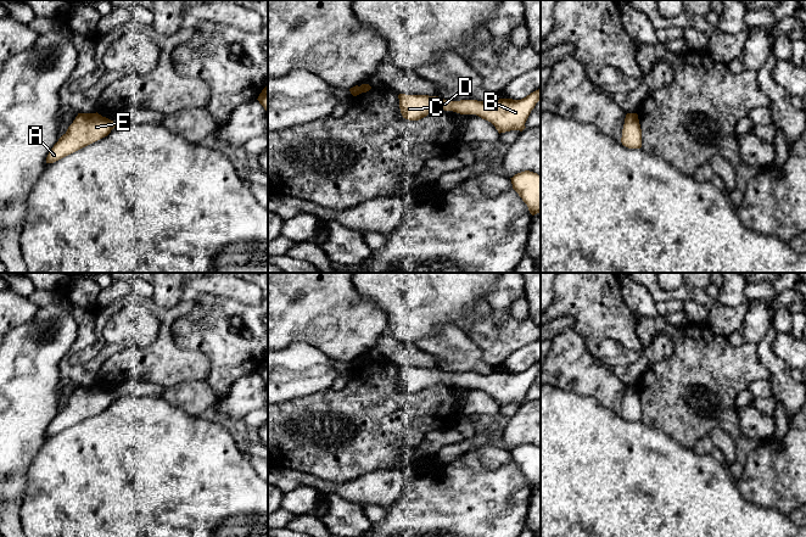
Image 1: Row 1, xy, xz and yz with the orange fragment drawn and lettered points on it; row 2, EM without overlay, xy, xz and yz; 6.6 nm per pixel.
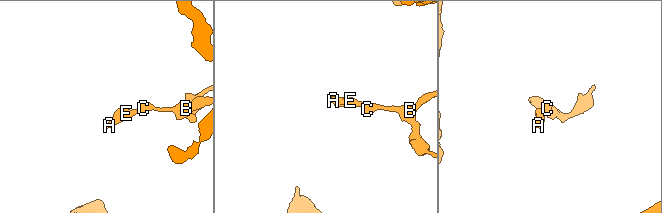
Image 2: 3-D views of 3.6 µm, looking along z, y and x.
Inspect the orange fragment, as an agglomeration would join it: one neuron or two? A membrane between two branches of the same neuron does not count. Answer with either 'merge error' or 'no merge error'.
no merge error

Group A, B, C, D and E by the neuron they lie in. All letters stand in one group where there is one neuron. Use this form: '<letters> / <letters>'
A B C D E

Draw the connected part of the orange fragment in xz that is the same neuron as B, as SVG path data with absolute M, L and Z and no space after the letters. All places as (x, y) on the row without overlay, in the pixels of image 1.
M541 362L521 373L499 371L488 375L449 374L438 369L405 367L399 367L398 371L401 386L405 392L419 393L435 384L453 384L460 387L476 387L491 395L500 407L510 403L522 404L526 401L525 396L531 384L541 373Z

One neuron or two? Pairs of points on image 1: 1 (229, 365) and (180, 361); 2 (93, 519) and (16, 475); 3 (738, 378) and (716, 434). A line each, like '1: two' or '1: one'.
1: two
2: two
3: two

